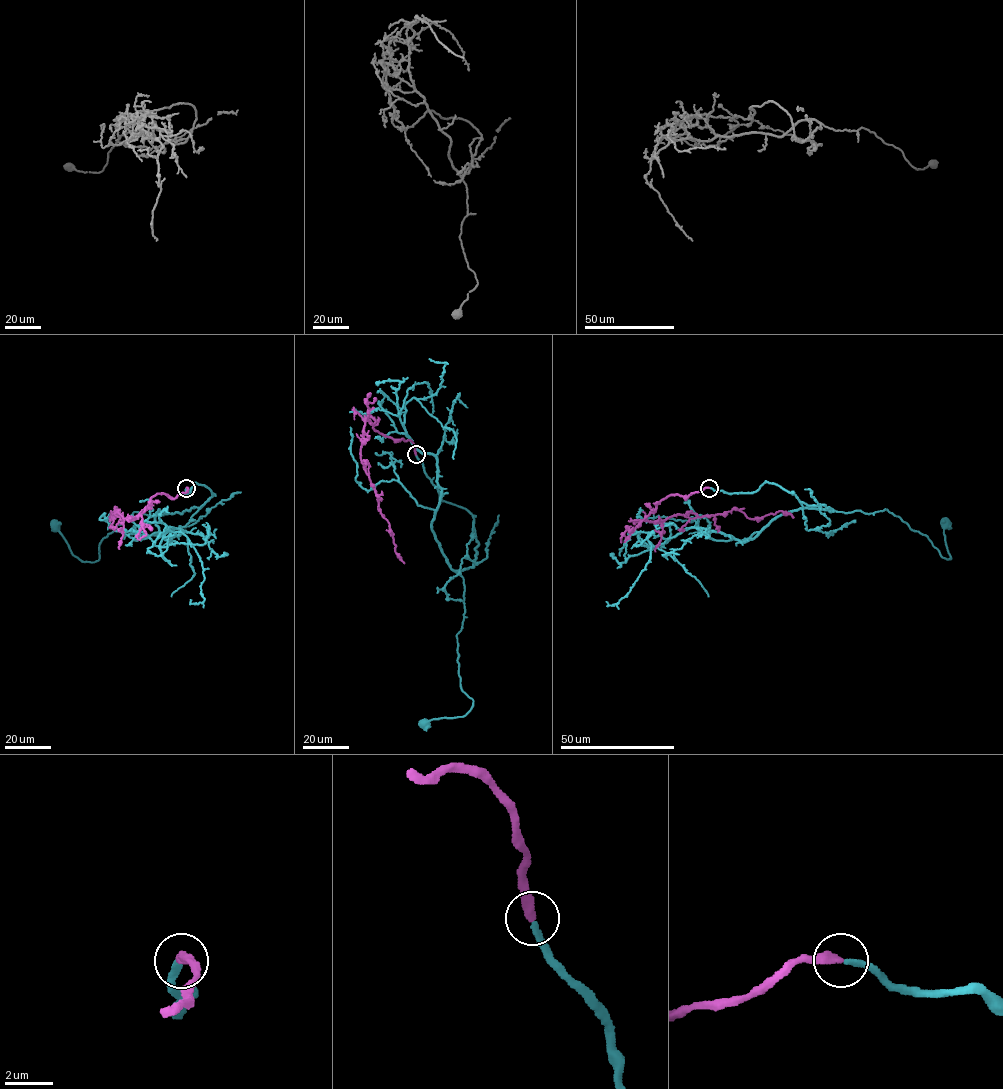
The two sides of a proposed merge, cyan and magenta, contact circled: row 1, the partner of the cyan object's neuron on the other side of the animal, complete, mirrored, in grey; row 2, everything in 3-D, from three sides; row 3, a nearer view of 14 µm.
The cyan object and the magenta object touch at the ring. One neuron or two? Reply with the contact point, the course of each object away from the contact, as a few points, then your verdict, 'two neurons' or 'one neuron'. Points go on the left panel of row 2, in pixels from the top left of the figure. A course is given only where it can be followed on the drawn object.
place (186, 488); course cyan (186, 487), (203, 485), (212, 496), (181, 513), (133, 512), (92, 562), (75, 557), (54, 524); course magenta (186, 487), (173, 498), (152, 496), (133, 519), (118, 511), (115, 515), (115, 508), (111, 518); one neuron

